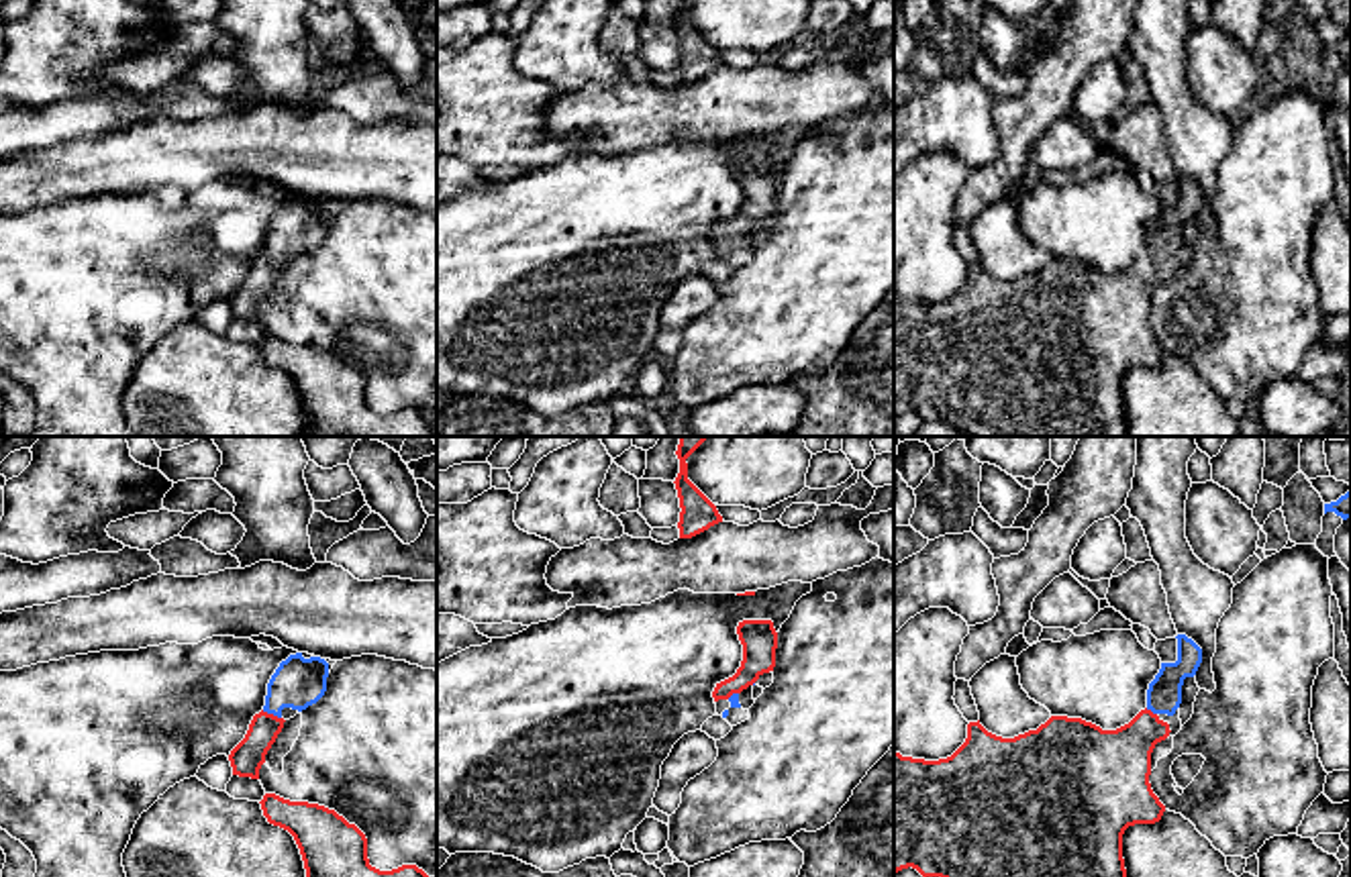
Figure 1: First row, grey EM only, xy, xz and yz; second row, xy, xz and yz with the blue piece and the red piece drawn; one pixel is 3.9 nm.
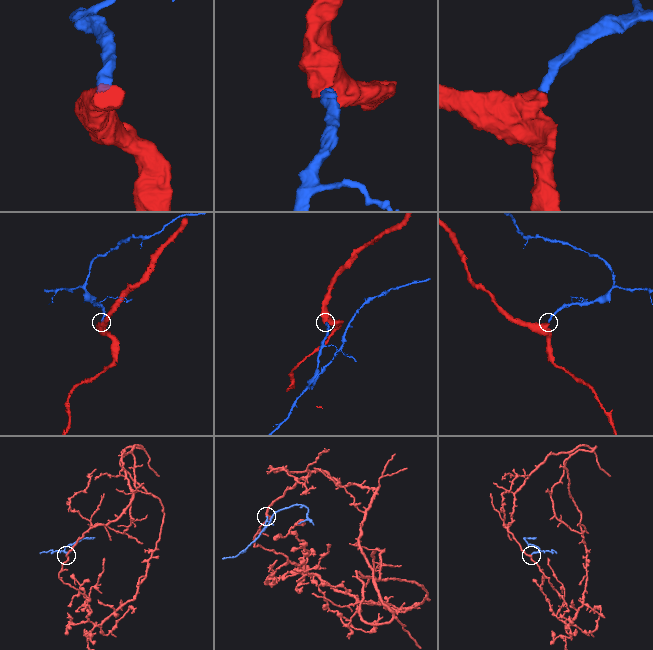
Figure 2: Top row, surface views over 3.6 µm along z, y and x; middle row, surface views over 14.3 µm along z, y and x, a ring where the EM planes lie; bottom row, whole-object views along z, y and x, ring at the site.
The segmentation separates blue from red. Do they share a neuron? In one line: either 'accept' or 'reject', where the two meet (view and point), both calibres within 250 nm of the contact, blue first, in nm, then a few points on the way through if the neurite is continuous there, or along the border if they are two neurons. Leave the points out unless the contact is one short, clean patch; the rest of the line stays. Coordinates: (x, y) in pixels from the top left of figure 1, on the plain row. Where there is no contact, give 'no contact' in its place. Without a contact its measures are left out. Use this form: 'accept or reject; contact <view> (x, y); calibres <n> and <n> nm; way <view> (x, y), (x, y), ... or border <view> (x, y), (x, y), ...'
accept; contact xy (272, 255); calibres 200 and 130 nm; way xy (298, 225), (272, 255), (247, 300)

